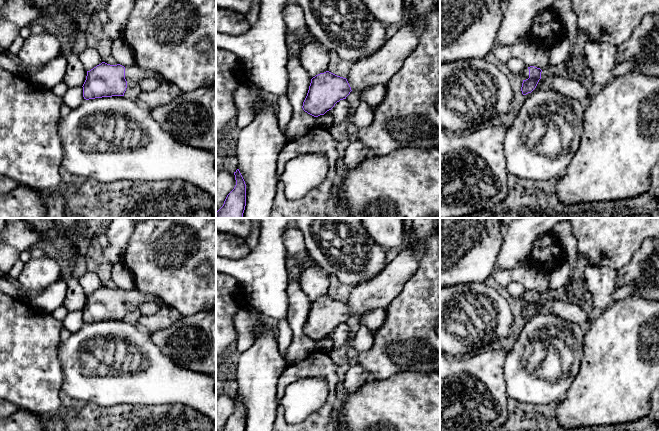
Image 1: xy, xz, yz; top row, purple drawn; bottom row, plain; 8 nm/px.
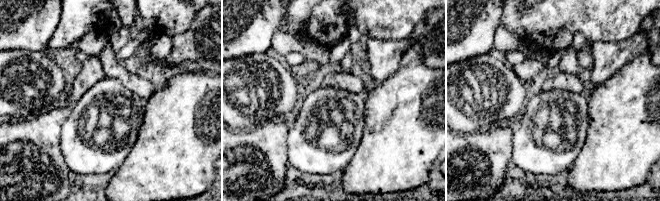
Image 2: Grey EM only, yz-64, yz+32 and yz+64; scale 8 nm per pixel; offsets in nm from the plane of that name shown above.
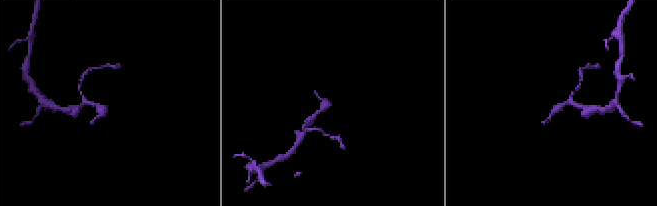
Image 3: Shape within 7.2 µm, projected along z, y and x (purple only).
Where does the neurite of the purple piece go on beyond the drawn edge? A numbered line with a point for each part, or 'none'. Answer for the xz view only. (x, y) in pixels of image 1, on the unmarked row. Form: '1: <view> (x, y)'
1: xz (378, 292)

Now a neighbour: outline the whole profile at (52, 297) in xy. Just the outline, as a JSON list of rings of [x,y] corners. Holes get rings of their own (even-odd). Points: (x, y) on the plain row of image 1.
[[[60,278],[43,291],[27,293],[25,300],[34,309],[51,314],[55,309],[63,305],[66,294],[66,281]]]

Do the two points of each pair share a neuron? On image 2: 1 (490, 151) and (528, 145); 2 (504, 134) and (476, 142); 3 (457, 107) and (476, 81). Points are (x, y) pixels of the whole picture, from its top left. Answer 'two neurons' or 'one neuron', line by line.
1: two neurons
2: one neuron
3: one neuron

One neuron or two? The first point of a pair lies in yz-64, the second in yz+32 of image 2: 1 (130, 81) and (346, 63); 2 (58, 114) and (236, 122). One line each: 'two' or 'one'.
1: two
2: two

